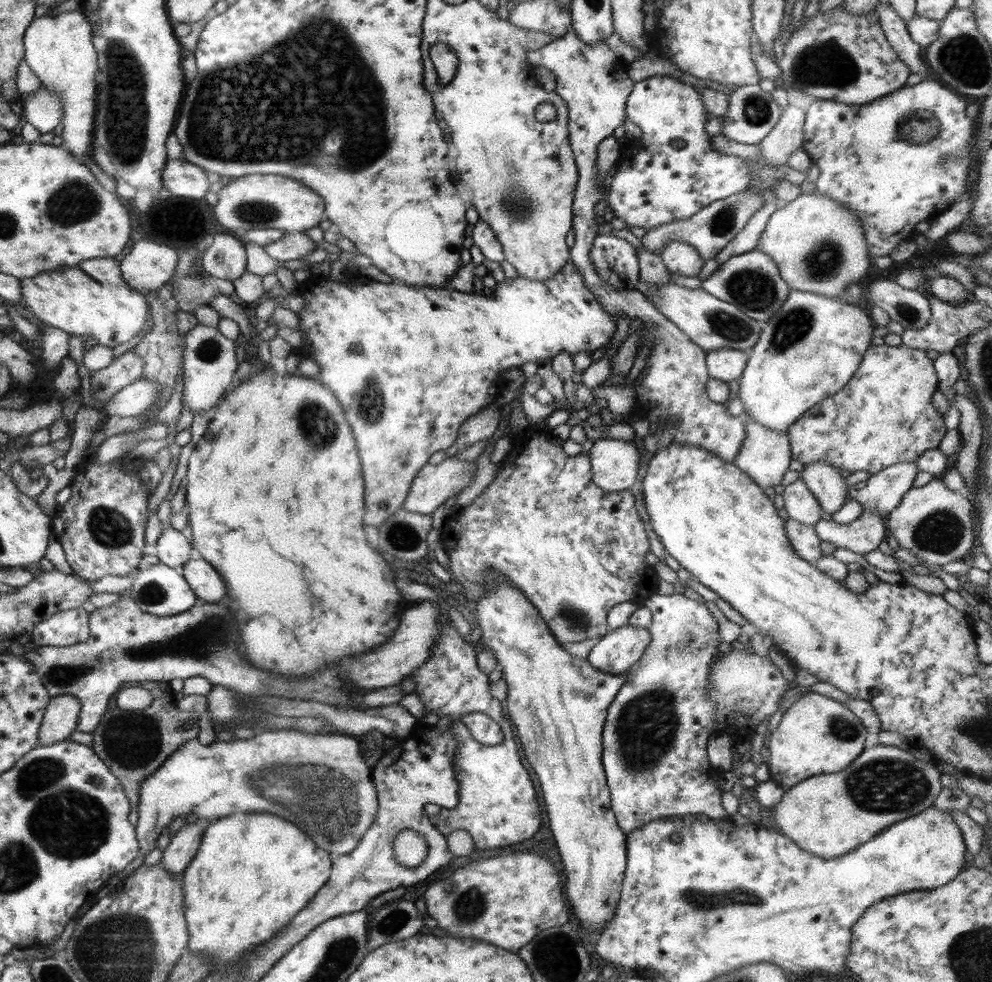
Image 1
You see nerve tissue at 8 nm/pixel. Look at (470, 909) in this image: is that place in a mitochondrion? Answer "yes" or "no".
yes

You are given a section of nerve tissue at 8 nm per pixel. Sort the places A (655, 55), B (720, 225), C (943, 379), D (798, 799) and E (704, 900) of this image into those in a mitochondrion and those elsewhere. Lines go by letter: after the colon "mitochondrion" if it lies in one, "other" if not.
A: other
B: mitochondrion
C: other
D: other
E: mitochondrion

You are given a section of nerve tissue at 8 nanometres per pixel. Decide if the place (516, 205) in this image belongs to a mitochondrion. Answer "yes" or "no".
yes

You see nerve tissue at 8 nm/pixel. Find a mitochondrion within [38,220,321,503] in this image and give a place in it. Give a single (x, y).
(209, 351)

